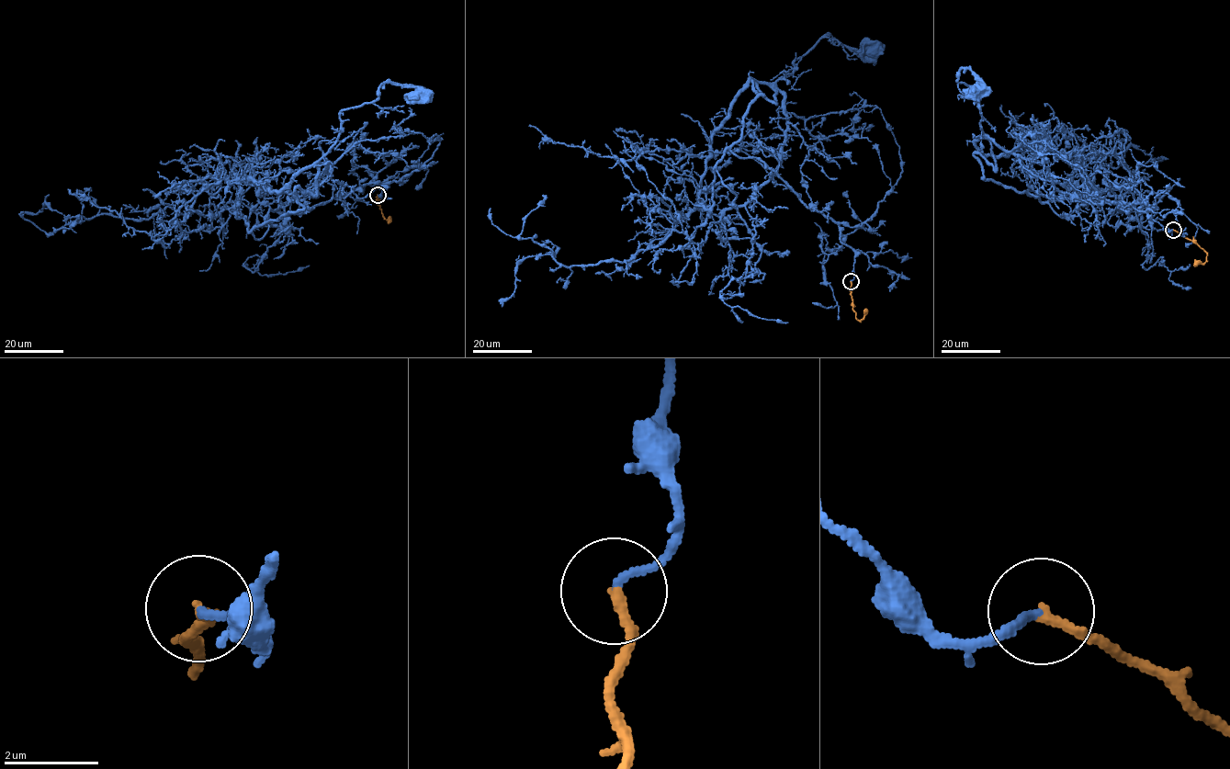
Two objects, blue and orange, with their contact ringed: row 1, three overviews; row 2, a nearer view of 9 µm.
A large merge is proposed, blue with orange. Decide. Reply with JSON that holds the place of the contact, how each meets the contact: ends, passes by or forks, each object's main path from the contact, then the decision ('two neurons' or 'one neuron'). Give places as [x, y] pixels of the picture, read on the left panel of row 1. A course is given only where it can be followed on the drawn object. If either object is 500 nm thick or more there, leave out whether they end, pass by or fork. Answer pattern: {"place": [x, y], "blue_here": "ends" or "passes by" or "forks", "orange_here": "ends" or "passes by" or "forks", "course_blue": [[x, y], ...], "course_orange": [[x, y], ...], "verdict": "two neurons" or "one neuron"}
{"place": [378, 195], "blue_here": "ends", "orange_here": "ends", "course_blue": [[378, 195], [384, 185], [370, 182], [306, 209], [340, 112], [375, 101], [389, 83], [423, 95]], "course_orange": [[378, 195], [382, 216], [385, 219], [390, 217]], "verdict": "one neuron"}

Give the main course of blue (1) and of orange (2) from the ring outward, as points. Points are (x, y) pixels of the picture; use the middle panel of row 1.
1: (851, 281), (854, 252), (839, 226), (774, 172), (770, 178), (786, 126), (776, 83), (824, 36), (874, 50)
2: (851, 281), (852, 306), (859, 321), (866, 308)

